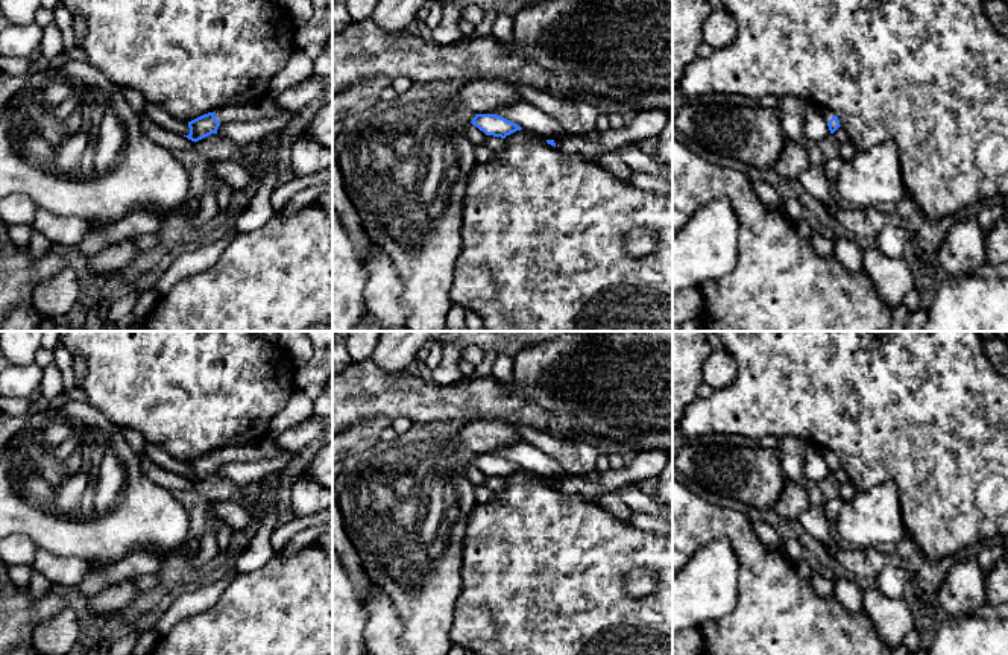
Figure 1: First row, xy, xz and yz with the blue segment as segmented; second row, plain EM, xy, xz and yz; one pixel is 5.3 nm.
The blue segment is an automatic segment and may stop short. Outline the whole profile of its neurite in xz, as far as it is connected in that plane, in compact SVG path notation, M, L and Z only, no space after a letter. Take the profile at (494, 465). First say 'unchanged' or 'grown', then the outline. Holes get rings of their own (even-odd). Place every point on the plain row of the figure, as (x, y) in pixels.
unchanged; M475 454L471 464L486 476L501 479L506 479L507 476L522 470L519 465L496 454Z

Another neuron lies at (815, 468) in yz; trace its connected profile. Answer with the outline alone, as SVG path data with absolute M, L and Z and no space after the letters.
M806 444L805 448L805 474L814 482L820 482L830 474L827 462L823 459L820 448Z

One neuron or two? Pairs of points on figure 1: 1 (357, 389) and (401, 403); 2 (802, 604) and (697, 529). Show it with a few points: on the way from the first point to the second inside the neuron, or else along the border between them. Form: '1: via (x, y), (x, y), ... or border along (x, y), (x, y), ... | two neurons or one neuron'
1: via (368, 391), (390, 395) | one neuron
2: via (776, 578), (727, 529), (723, 529) | one neuron

